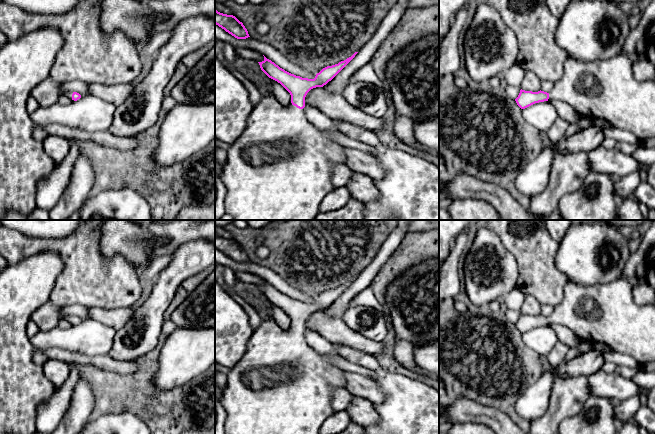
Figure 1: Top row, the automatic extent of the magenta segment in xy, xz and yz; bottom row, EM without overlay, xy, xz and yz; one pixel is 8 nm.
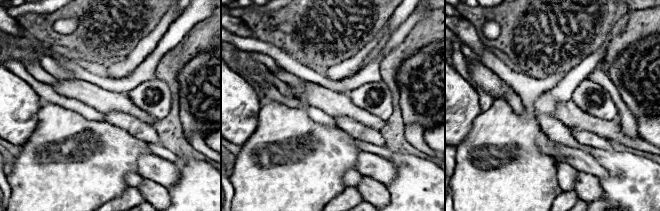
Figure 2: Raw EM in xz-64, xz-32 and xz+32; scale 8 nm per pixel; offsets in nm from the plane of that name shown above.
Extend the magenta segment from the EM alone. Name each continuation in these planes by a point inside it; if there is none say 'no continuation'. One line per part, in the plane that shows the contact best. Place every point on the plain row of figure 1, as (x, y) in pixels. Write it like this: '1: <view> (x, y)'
1: xz (281, 385)

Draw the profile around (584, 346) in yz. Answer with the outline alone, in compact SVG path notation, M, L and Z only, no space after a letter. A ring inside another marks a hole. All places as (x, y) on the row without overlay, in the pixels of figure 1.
M578 340L577 346L581 351L580 355L583 355L592 350L593 344L584 340Z

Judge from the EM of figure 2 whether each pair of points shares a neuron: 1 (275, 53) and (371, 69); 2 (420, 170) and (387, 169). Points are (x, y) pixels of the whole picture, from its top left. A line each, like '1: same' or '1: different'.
1: same
2: different

